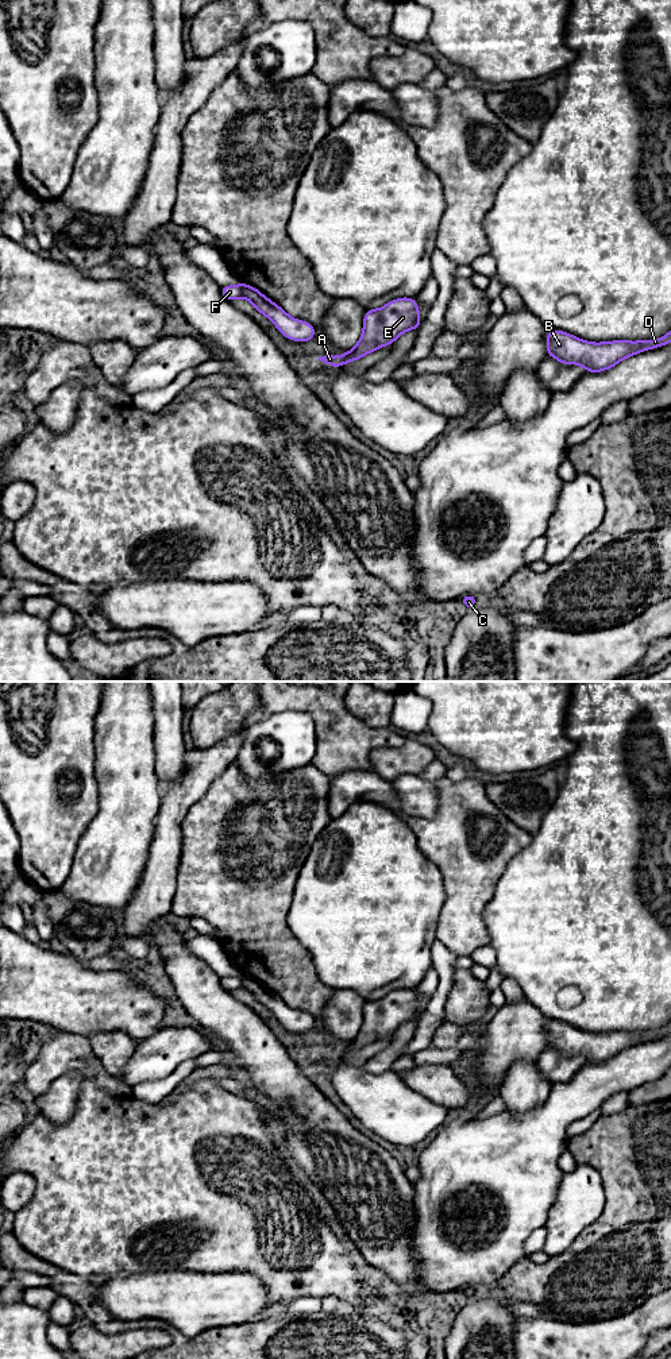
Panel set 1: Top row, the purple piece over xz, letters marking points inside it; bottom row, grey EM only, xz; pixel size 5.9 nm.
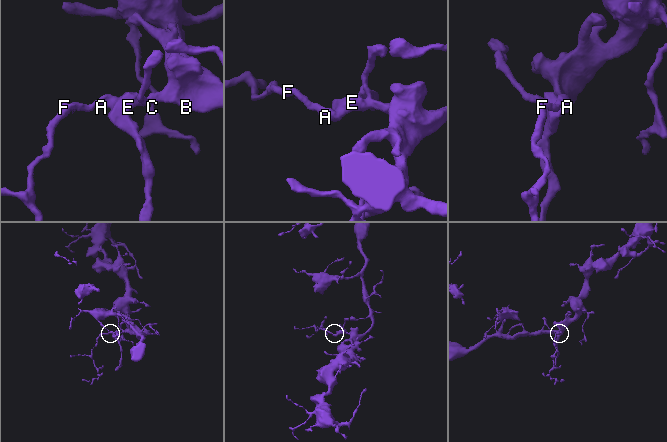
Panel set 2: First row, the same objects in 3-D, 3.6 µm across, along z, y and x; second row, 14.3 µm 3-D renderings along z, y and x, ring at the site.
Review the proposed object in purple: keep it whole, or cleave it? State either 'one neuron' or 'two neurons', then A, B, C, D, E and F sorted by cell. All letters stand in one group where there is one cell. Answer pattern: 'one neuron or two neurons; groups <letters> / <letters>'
two neurons; groups A B C D E / F

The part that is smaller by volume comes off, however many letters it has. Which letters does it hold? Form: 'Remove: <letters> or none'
Remove: F

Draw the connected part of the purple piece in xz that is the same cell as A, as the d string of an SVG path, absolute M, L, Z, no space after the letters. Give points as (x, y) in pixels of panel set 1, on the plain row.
M402 988L389 992L379 1000L367 1000L363 1008L363 1023L356 1036L340 1047L325 1046L317 1051L335 1059L348 1053L393 1035L400 1026L421 1018L419 995L414 989Z

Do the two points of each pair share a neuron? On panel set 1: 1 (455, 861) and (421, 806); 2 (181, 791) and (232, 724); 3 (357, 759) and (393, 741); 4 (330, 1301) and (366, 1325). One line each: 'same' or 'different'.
1: different
2: same
3: same
4: different

